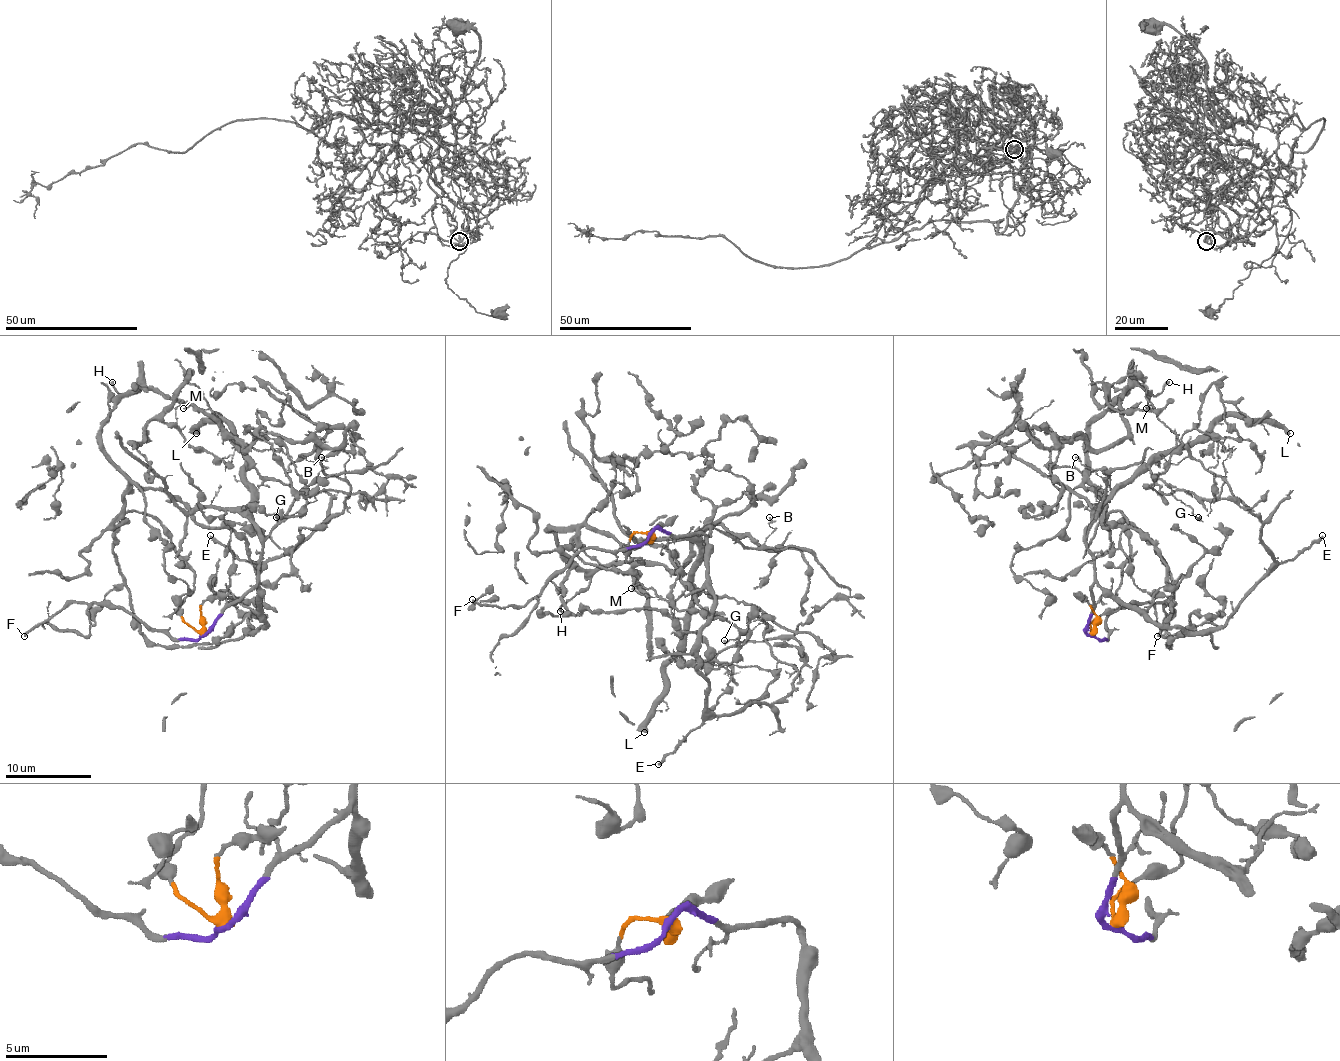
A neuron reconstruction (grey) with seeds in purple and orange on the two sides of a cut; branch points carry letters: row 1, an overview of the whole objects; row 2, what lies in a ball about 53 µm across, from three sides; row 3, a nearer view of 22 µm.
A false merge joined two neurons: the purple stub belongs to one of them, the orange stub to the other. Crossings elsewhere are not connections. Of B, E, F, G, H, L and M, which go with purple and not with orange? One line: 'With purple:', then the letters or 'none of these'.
With purple: B, E, F, G, L, M

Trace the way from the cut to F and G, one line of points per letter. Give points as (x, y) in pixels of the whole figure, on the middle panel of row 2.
F: (650, 534), (643, 543), (617, 549), (581, 549), (522, 605), (479, 605), (473, 599)
G: (650, 534), (706, 536), (708, 527), (699, 536), (697, 588), (745, 603), (764, 620), (736, 640), (723, 640)

